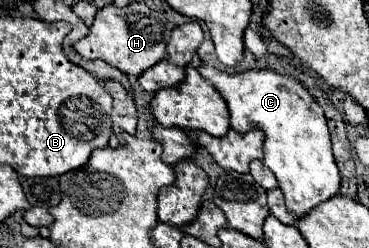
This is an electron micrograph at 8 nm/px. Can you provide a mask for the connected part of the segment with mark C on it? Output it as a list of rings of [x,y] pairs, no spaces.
[[[201,62],[201,76],[215,84],[229,106],[231,128],[261,128],[265,132],[263,164],[277,176],[279,188],[285,194],[287,208],[295,218],[303,216],[321,200],[329,200],[339,192],[339,170],[333,160],[329,128],[323,108],[293,76],[275,70],[245,70],[227,74],[209,62]]]

